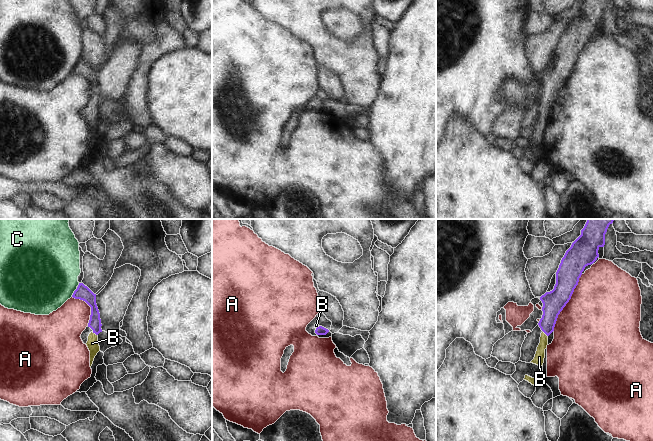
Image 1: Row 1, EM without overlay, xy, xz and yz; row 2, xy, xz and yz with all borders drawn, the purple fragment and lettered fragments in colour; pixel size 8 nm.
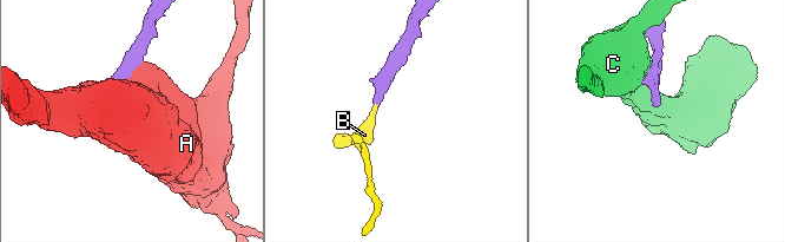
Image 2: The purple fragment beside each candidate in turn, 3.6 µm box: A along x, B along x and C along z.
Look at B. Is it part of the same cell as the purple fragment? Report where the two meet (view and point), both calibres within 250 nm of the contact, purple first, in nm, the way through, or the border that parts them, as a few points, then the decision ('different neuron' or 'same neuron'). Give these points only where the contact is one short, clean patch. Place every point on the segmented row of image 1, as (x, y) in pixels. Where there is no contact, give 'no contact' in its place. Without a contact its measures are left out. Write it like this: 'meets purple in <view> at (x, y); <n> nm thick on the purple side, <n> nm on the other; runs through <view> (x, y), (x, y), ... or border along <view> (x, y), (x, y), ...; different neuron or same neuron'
meets purple in xy at (95, 333); 100 nm thick on the purple side, 90 nm on the other; runs through xy (94, 323), (95, 333), (92, 343); same neuron

